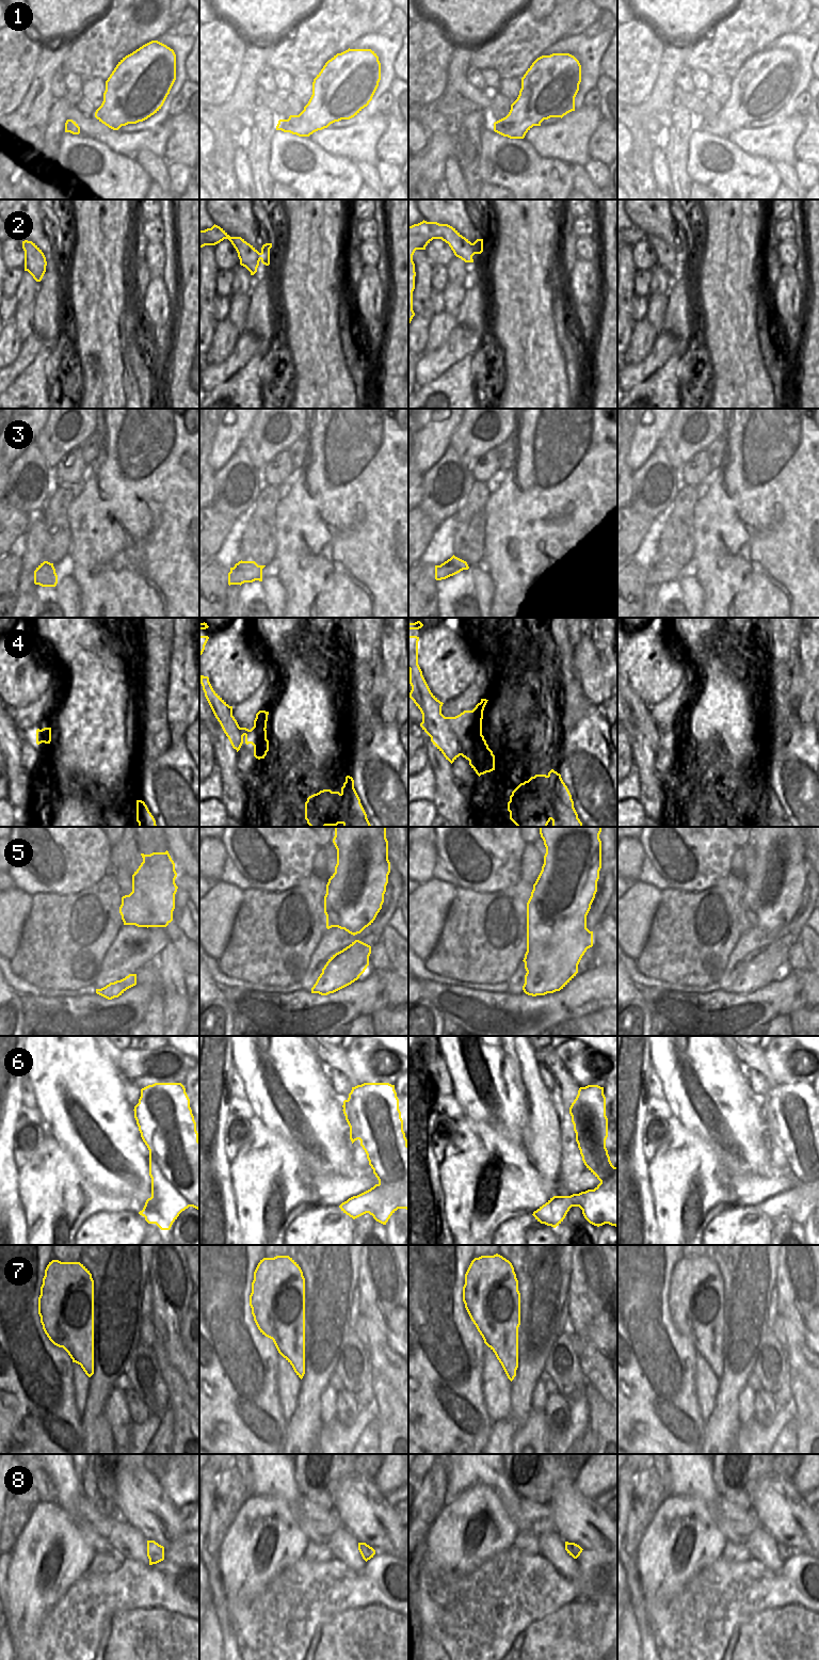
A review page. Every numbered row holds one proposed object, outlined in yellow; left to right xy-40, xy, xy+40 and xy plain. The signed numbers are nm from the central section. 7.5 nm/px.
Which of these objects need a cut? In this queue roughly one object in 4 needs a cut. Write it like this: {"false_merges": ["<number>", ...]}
{"false_merges": ["4", "6"]}

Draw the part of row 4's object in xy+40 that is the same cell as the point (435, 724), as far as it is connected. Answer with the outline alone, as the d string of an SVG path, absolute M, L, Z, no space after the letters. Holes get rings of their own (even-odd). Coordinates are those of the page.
M408 636L408 670L410 684L412 686L410 698L422 714L420 727L431 737L431 741L444 754L446 760L452 764L461 755L461 744L448 722L448 717L441 714L441 706L444 703L431 692L422 675L422 671L418 665L418 641L419 637Z

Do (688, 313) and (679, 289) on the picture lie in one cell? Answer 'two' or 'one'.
one

